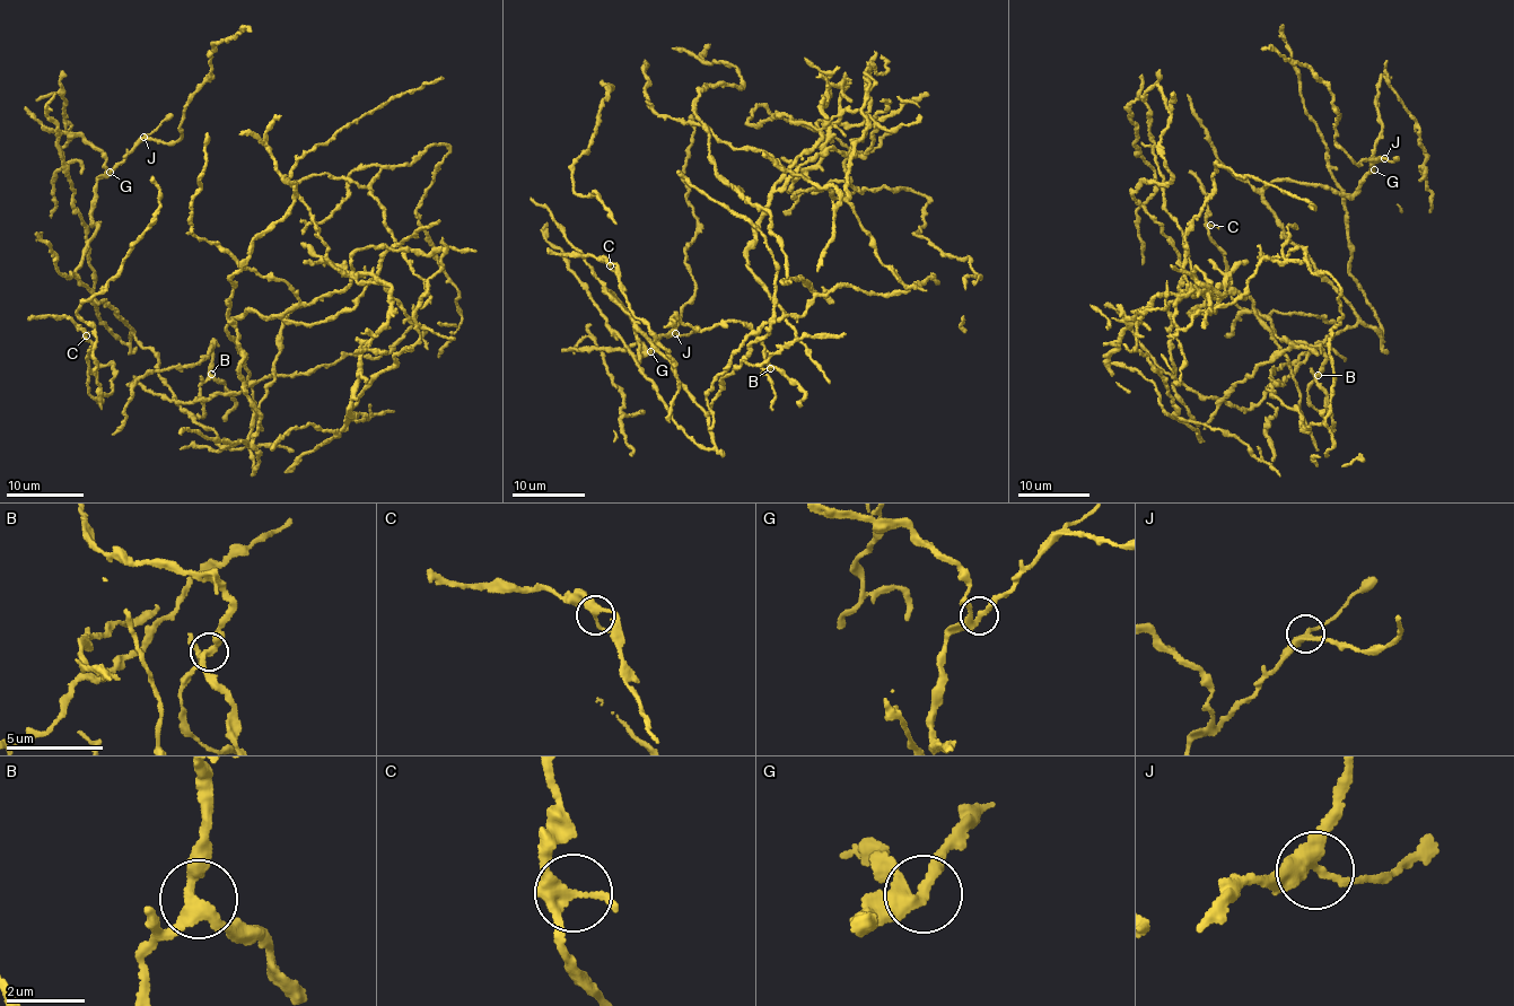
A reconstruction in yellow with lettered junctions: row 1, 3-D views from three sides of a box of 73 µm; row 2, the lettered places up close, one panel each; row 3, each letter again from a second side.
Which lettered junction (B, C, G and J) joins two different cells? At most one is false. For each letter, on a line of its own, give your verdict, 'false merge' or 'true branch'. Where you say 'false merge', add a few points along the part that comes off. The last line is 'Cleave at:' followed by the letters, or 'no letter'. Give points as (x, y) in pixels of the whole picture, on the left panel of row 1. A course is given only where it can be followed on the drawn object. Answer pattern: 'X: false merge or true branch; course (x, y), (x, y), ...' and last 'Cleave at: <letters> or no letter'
B: true branch
C: true branch
G: true branch
J: false merge; course (143, 137), (172, 114)
Cleave at: J

